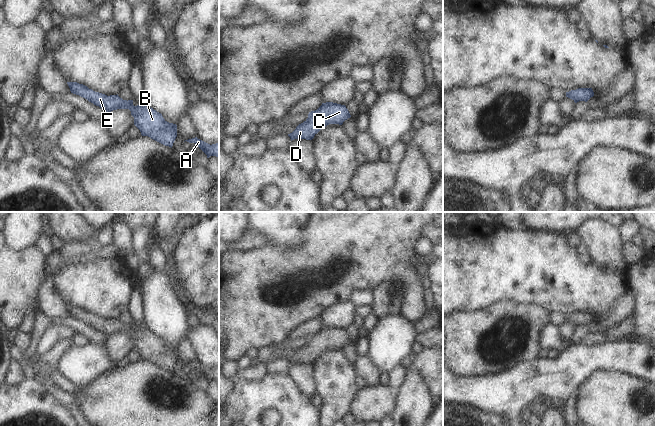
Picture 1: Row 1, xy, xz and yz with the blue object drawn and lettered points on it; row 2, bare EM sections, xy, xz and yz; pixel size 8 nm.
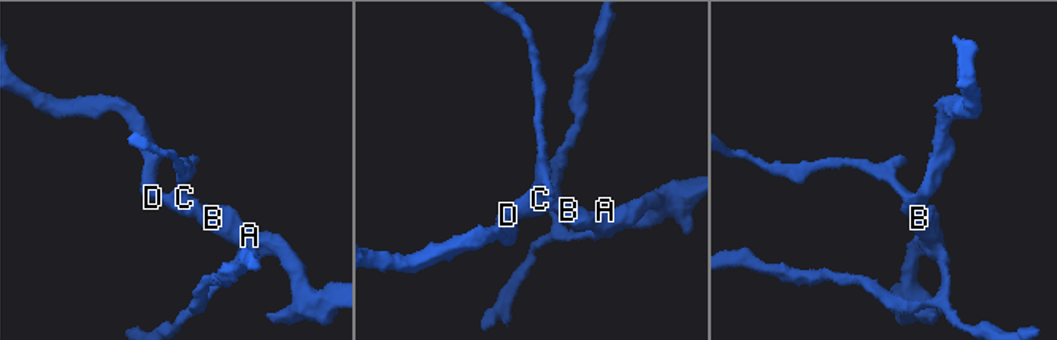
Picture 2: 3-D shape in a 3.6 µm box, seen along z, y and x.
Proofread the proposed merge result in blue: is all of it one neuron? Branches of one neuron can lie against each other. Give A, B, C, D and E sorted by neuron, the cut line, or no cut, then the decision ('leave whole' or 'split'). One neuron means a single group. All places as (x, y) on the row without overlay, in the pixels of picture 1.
A B C D E; no cut; leave whole

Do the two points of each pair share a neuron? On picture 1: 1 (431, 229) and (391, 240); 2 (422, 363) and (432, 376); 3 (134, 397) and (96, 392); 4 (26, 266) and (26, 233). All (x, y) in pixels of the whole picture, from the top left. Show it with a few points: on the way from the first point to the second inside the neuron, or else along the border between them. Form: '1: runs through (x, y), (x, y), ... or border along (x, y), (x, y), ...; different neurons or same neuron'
1: border along (430, 222), (421, 228), (420, 236); different neurons
2: runs through (425, 366), (432, 373); same neuron
3: runs through (125, 397), (105, 397); same neuron
4: border along (34, 244), (18, 250), (10, 247); different neurons

